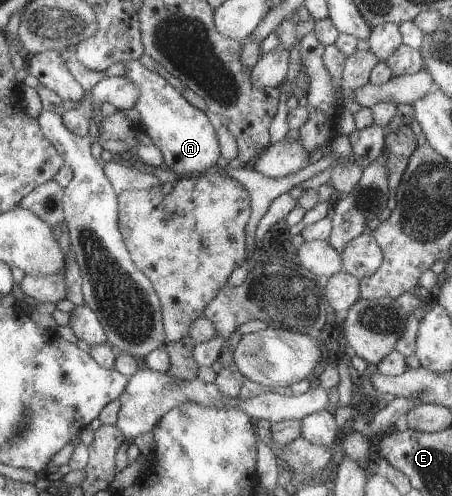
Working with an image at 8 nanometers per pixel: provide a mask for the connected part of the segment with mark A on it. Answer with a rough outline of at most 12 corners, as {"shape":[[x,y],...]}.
{"shape":[[139,60],[123,77],[139,89],[138,126],[163,167],[193,176],[219,145],[204,110]]}

